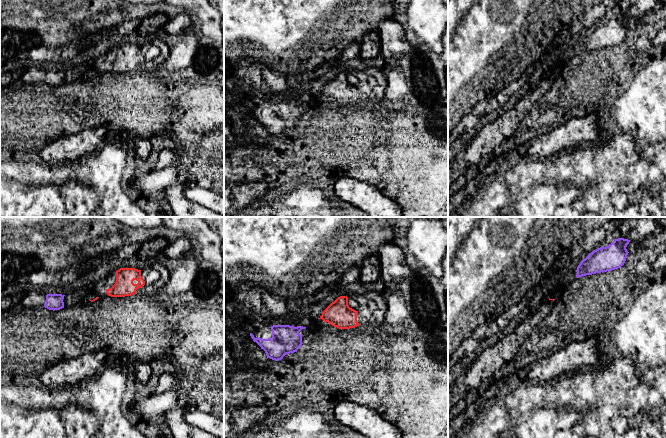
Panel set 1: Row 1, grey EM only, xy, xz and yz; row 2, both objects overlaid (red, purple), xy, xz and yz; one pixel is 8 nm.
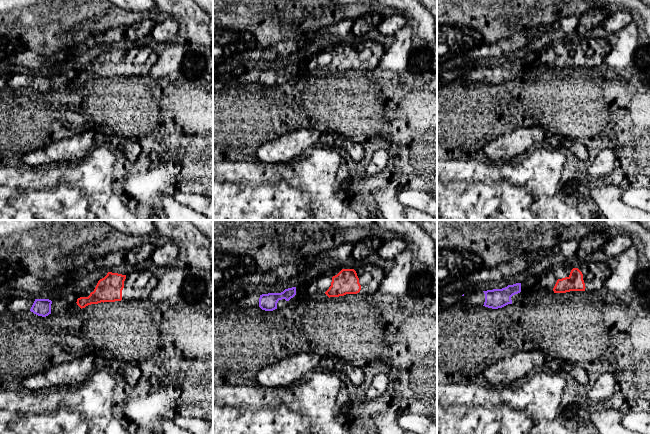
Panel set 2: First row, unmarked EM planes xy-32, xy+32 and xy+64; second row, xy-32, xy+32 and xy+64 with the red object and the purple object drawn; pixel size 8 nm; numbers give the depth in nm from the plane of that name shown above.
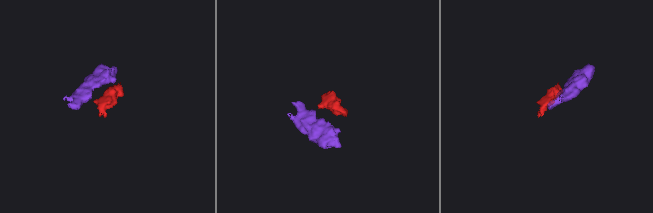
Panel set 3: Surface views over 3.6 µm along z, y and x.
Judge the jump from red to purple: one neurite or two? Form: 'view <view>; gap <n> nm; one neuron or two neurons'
view xz; gap 130 nm; two neurons

